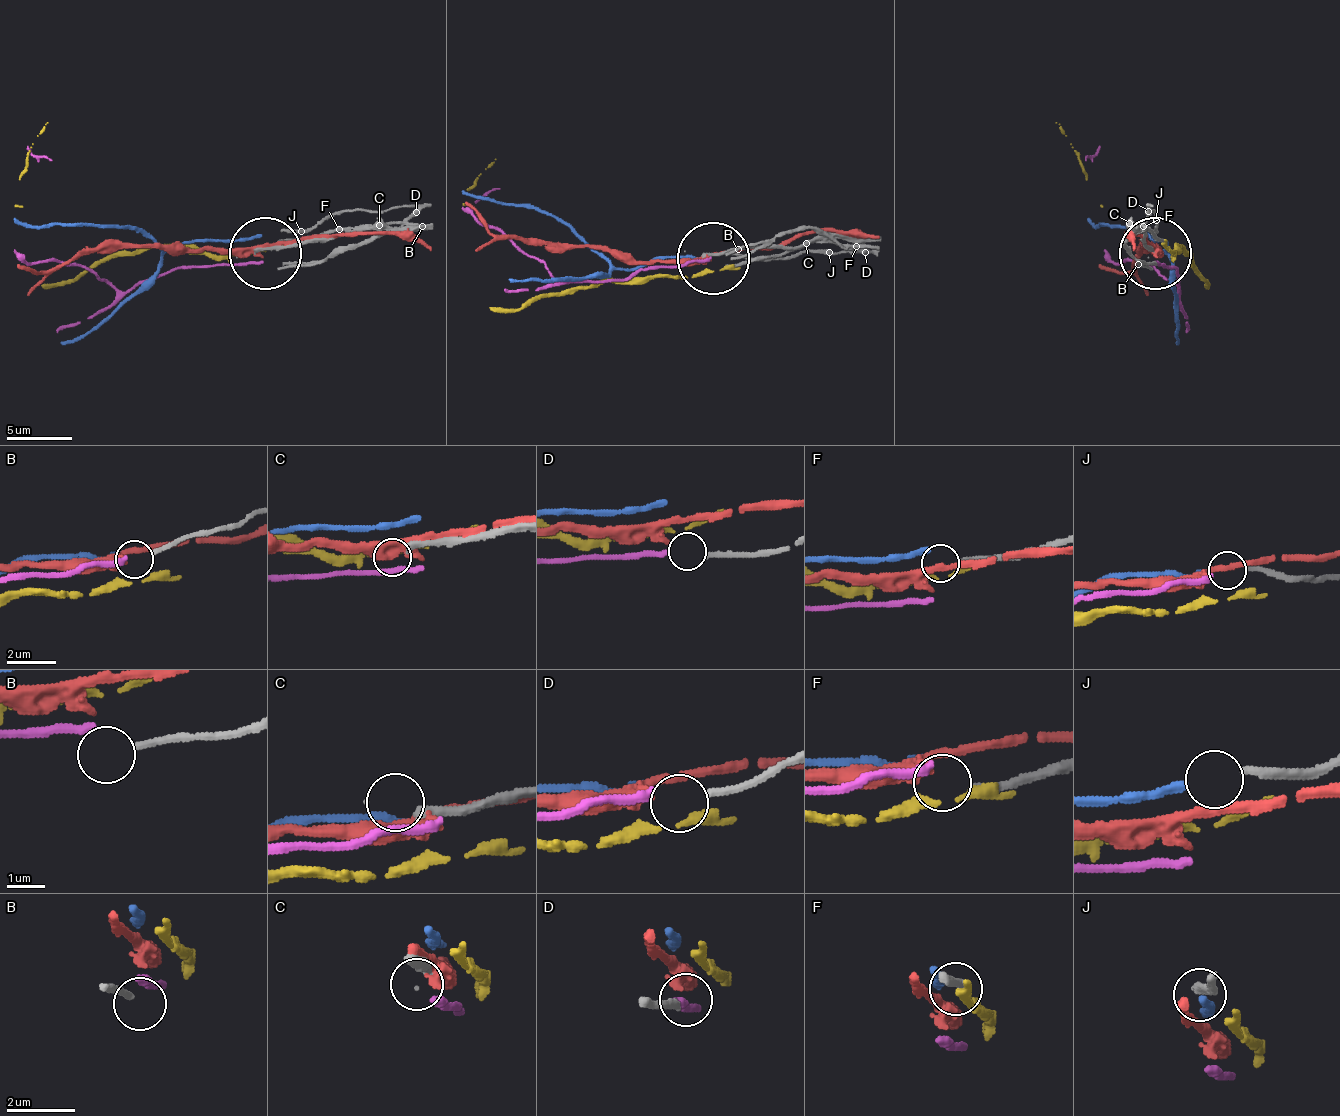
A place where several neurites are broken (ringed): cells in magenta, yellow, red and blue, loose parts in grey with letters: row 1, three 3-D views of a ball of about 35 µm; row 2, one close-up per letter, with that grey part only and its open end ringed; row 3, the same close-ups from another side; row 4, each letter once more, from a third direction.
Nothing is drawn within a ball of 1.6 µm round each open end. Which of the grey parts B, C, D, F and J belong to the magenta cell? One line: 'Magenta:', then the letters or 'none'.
Magenta: D

